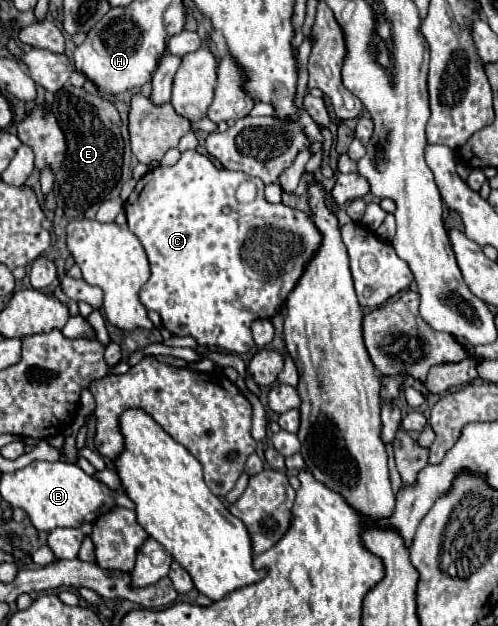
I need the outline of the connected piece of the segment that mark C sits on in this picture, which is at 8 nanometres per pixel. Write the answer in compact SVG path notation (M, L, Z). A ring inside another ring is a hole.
M197 150L183 152L175 166L159 166L147 172L125 202L125 214L129 230L143 244L151 264L151 278L139 292L141 304L147 310L155 310L173 336L193 336L201 346L235 354L243 354L253 346L253 320L273 318L279 312L279 306L287 300L305 264L321 244L321 234L309 214L285 204L267 202L259 178L247 176L245 172L219 170ZM249 180L257 186L257 200L241 204L235 198L235 190L241 182Z

